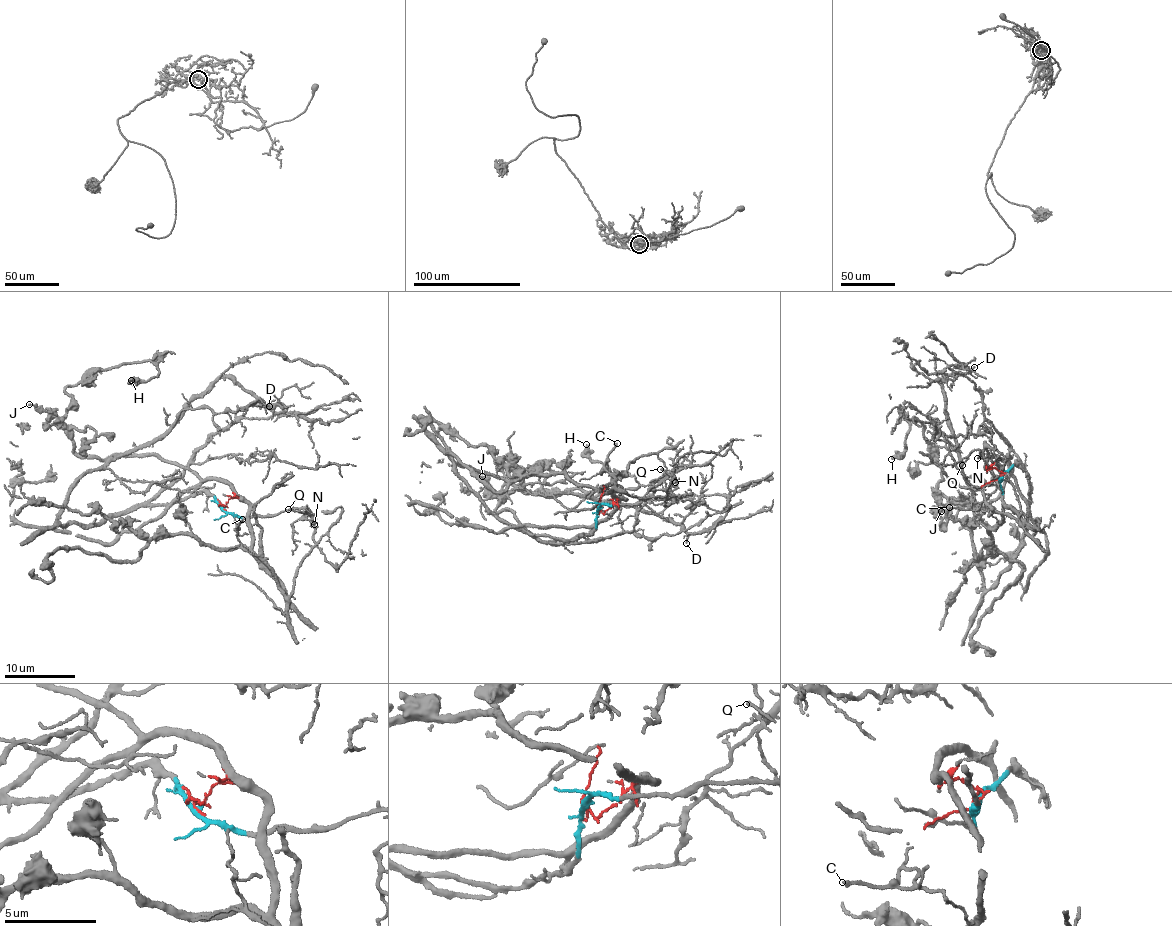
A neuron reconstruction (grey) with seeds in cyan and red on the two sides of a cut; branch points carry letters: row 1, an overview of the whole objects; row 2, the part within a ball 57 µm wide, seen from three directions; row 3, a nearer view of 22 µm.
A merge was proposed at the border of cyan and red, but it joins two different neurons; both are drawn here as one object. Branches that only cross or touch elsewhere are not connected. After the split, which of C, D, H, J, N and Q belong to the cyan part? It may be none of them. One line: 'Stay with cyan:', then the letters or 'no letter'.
Stay with cyan: D, N, Q

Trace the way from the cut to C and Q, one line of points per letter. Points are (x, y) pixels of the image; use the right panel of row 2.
C: (1001, 478), (1001, 473), (994, 467), (986, 467), (1003, 493), (1004, 509), (1001, 523), (980, 508), (949, 507)
Q: (1001, 478), (1000, 481), (1002, 477), (985, 444), (982, 449), (971, 451), (961, 466)

